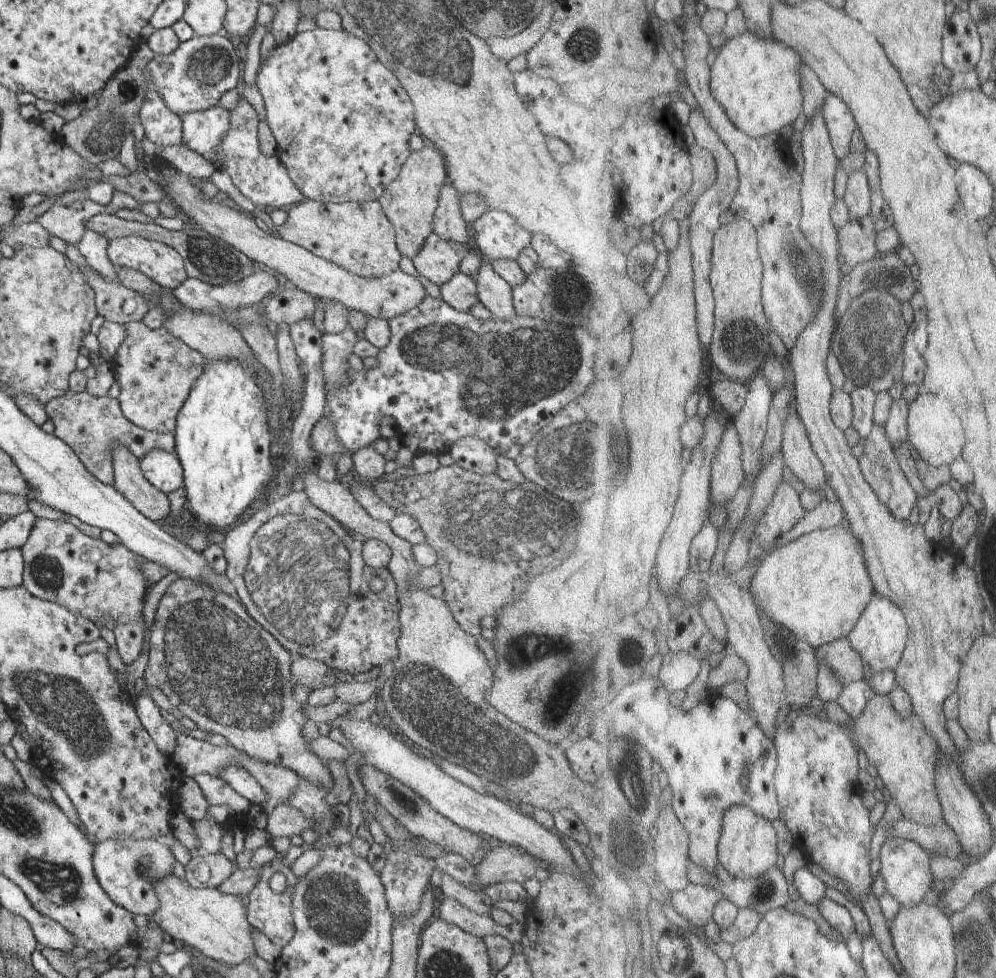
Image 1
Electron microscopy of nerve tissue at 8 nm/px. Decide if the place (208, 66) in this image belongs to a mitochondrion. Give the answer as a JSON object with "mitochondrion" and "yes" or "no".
{"mitochondrion":"yes"}

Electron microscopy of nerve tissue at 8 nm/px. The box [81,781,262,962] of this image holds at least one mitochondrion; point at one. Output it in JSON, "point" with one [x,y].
{"point":[143,866]}

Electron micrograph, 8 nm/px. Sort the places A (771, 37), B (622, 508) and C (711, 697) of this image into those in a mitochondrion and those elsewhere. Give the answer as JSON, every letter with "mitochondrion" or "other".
{"A":"other","B":"other","C":"other"}

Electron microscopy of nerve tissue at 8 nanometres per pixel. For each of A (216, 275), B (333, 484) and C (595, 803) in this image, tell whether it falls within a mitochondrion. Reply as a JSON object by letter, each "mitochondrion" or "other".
{"A":"mitochondrion","B":"other","C":"other"}

